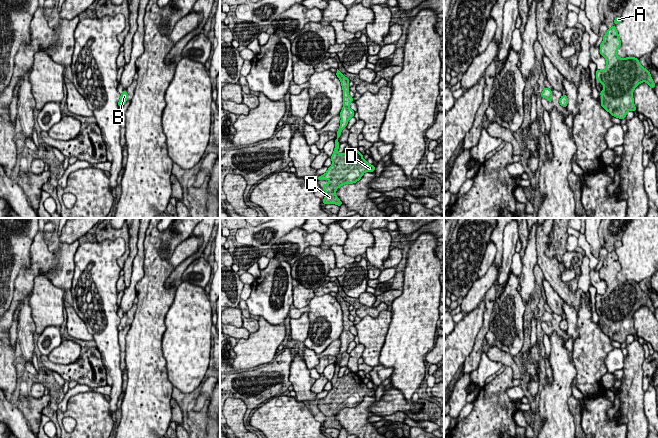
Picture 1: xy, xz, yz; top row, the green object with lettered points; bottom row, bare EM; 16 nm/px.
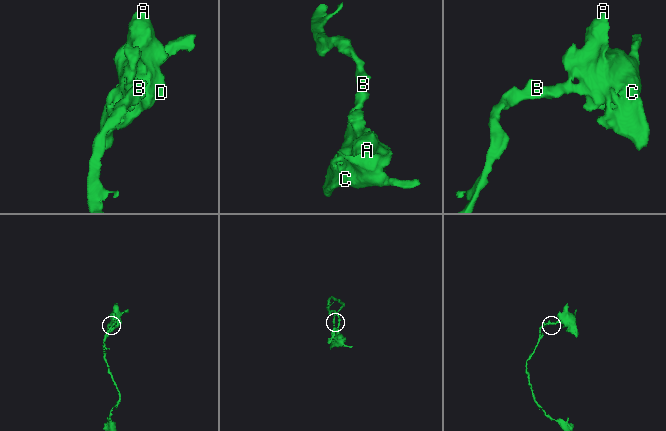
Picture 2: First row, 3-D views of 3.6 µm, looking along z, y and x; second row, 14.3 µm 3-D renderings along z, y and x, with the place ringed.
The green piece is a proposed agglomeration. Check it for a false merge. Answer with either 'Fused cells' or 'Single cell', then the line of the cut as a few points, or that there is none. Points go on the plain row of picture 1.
Single cell. No split

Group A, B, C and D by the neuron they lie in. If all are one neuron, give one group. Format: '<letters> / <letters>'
A B C D

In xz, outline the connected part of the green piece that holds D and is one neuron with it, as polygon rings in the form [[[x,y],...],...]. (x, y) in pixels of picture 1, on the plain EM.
[[[338,293],[336,296],[337,301],[341,305],[343,313],[343,332],[340,336],[340,351],[336,356],[335,372],[332,380],[332,389],[328,391],[325,398],[318,400],[318,405],[328,403],[328,408],[323,408],[323,414],[326,416],[325,422],[322,426],[326,428],[336,428],[341,430],[343,427],[336,420],[336,414],[344,408],[353,408],[360,404],[365,396],[374,396],[375,390],[367,387],[363,383],[363,379],[354,373],[350,376],[344,376],[342,379],[338,376],[340,367],[338,362],[341,360],[341,355],[346,352],[350,342],[354,341],[354,335],[349,331],[349,328],[354,324],[349,320],[349,306]]]

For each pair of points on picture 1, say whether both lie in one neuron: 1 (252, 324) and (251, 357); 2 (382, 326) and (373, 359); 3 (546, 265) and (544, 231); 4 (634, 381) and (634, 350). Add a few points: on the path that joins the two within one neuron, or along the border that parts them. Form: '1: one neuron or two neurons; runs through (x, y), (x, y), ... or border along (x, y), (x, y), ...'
1: two neurons; border along (258, 321), (258, 328), (250, 333)
2: one neuron; runs through (374, 334), (373, 351)
3: one neuron; runs through (541, 257), (542, 239)
4: one neuron; runs through (634, 373), (634, 358)

